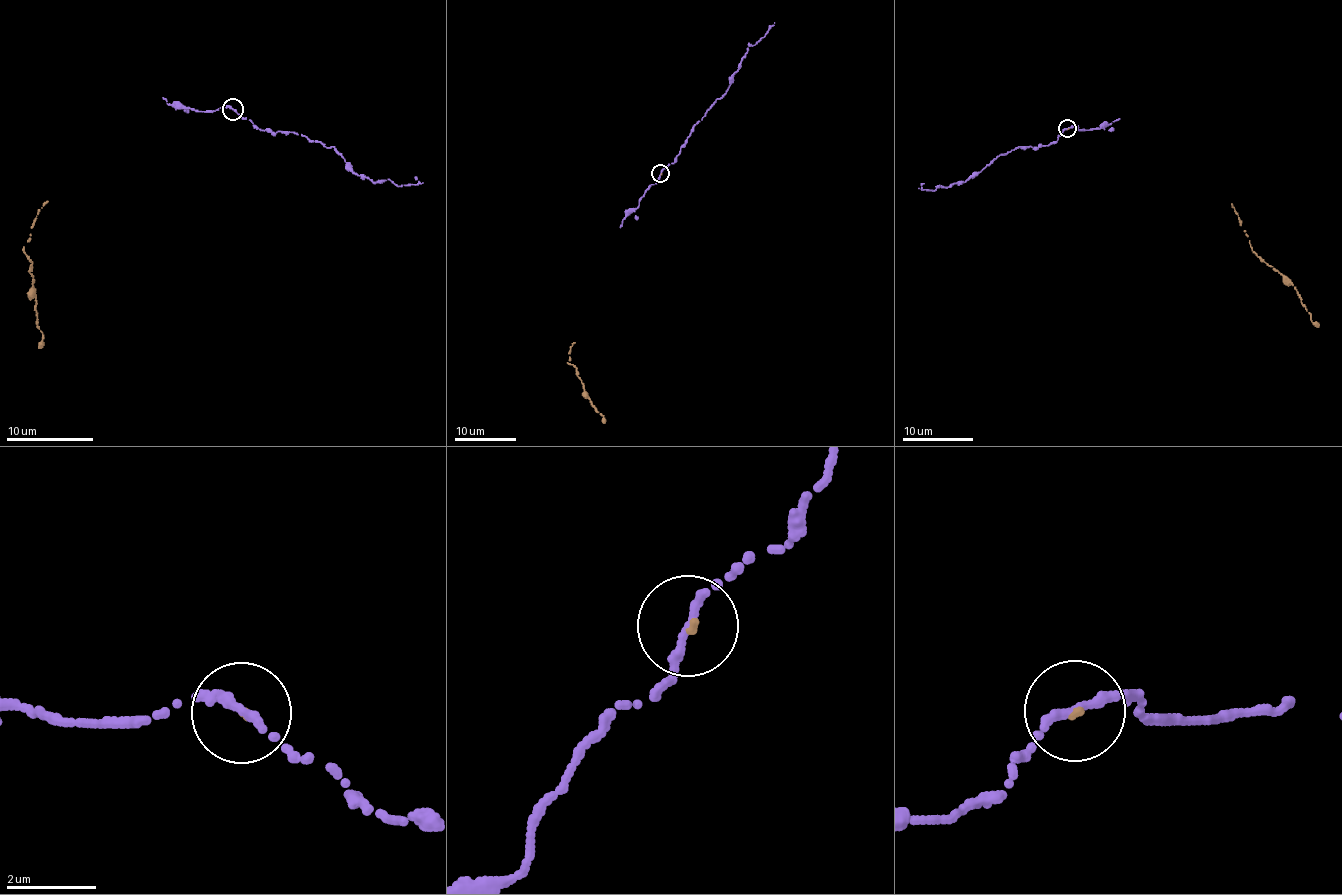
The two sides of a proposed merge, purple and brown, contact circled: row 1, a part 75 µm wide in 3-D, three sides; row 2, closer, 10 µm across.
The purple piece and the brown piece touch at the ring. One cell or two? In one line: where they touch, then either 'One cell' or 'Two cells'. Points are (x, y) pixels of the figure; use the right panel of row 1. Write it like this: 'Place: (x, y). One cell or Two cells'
Place: (1067, 128). One cell

